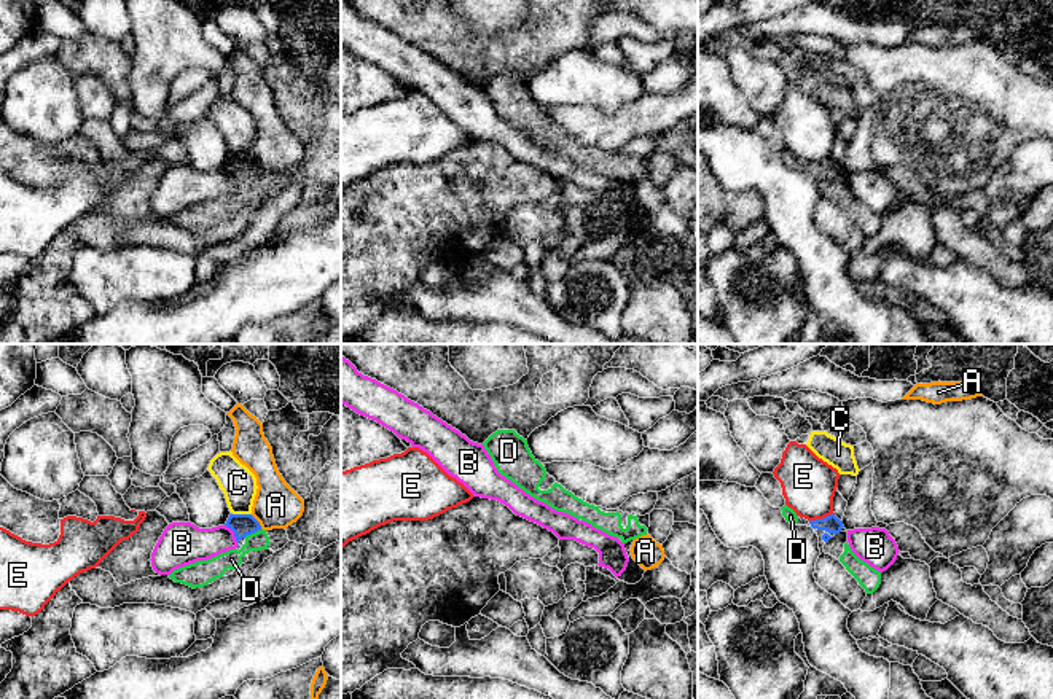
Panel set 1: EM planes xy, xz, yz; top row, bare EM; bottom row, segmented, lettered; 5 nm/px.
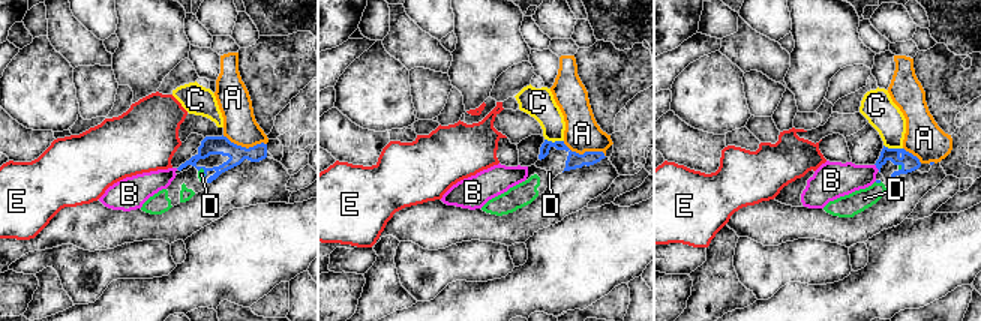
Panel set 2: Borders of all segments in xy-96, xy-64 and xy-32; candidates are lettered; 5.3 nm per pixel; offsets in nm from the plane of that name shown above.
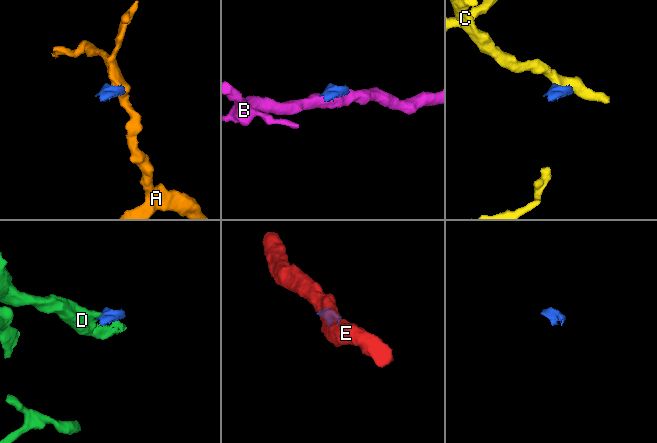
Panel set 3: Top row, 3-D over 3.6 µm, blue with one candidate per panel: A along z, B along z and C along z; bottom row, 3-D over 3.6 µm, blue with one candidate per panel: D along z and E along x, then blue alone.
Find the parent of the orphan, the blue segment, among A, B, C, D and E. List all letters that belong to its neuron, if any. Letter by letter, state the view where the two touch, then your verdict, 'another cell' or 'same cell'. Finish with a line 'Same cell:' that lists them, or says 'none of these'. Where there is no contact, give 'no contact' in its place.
A: xy | another cell
B: xy | another cell
C: xy | another cell
D: xy | same cell
E: yz | another cell
Same cell: D

